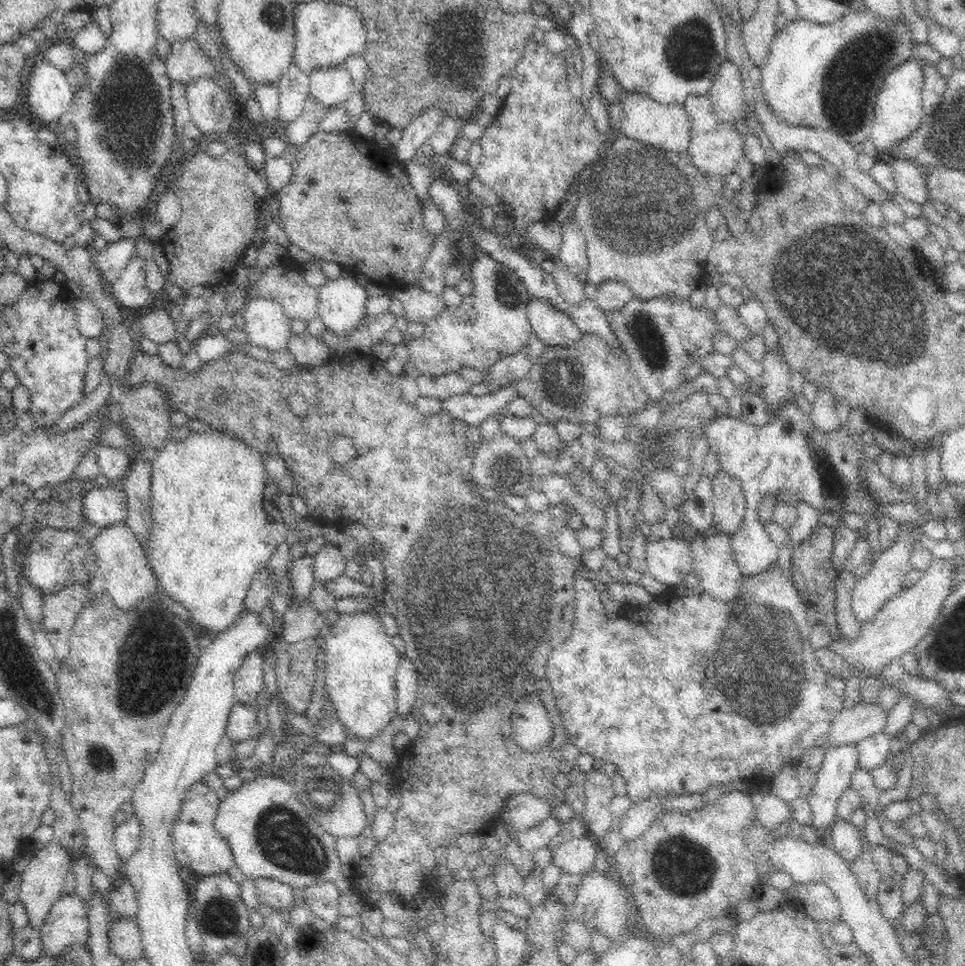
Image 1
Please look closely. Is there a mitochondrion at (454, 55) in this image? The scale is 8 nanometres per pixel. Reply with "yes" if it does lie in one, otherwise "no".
yes

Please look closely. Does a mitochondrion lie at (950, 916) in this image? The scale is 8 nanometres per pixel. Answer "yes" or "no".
no

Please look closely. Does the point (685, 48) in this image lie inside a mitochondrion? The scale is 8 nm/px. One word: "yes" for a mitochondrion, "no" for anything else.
yes

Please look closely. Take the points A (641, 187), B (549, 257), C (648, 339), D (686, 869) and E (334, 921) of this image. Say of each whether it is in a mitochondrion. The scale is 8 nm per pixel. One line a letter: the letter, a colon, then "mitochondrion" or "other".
A: mitochondrion
B: other
C: mitochondrion
D: mitochondrion
E: other

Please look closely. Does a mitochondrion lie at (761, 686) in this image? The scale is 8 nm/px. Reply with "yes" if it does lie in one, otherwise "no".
yes

